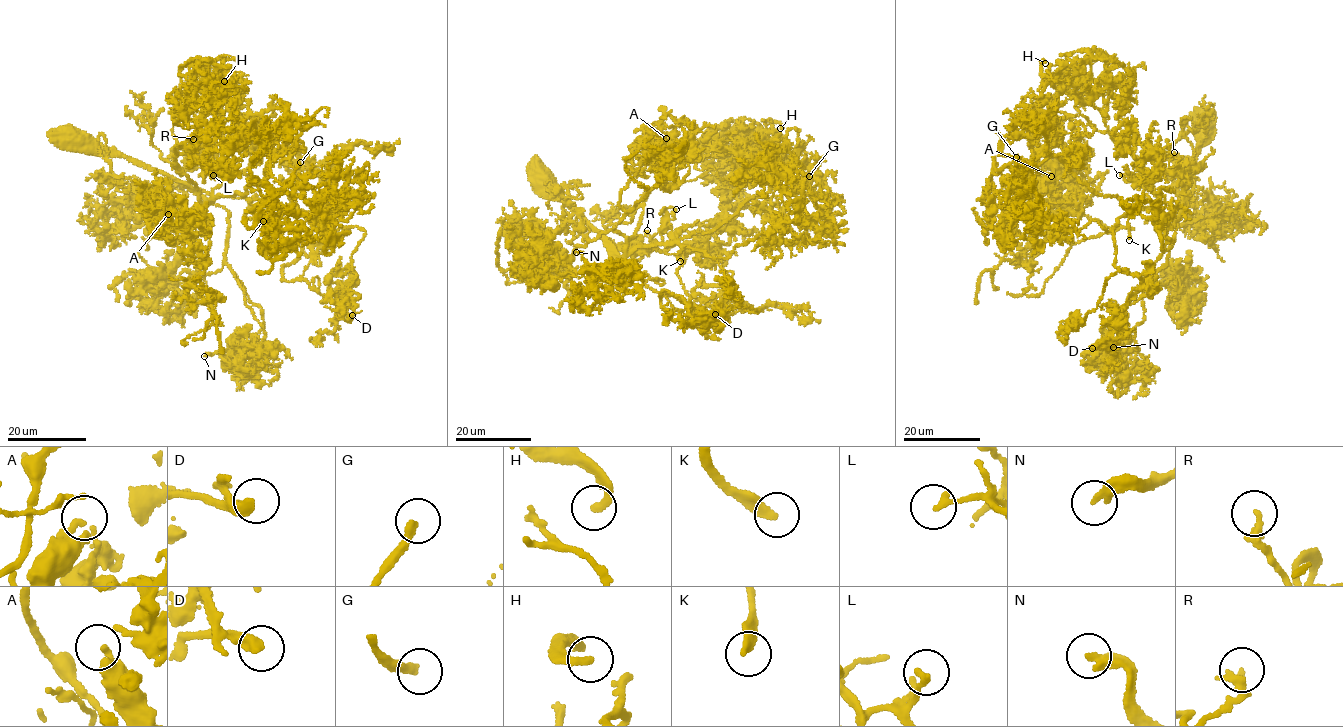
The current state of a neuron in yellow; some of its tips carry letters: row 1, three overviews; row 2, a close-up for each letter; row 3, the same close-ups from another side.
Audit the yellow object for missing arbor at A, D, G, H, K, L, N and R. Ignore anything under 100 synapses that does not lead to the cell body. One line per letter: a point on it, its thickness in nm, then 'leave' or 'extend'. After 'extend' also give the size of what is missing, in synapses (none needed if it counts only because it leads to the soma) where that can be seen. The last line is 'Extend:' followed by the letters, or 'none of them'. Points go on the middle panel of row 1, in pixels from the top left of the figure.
A: at (666, 138); 190 nm thick; leave
D: at (715, 314); 360 nm thick; leave
G: at (809, 176); 240 nm thick; extend; about 550 synapses
H: at (780, 128); 240 nm thick; leave
K: at (680, 261); 280 nm thick; extend; about 1500 synapses
L: at (676, 209); 200 nm thick; leave
N: at (576, 252); 320 nm thick; leave
R: at (647, 230); 240 nm thick; leave
Extend: G, K

